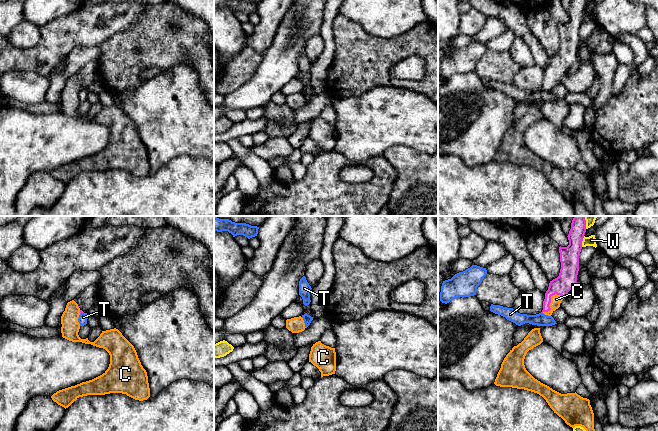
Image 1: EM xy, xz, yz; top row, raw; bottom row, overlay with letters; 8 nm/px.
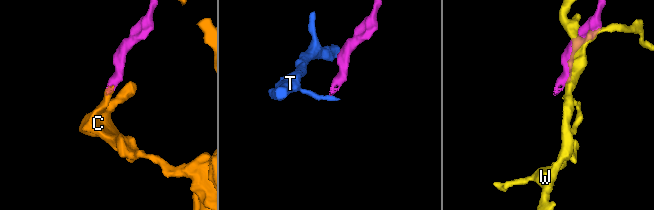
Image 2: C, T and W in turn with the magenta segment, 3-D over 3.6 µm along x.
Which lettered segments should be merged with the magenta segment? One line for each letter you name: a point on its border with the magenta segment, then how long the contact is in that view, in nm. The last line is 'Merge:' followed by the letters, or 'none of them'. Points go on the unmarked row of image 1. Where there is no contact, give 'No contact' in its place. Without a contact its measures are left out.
C: Touches magenta at yz (550, 78). Shared border 220 nm
Merge: C

